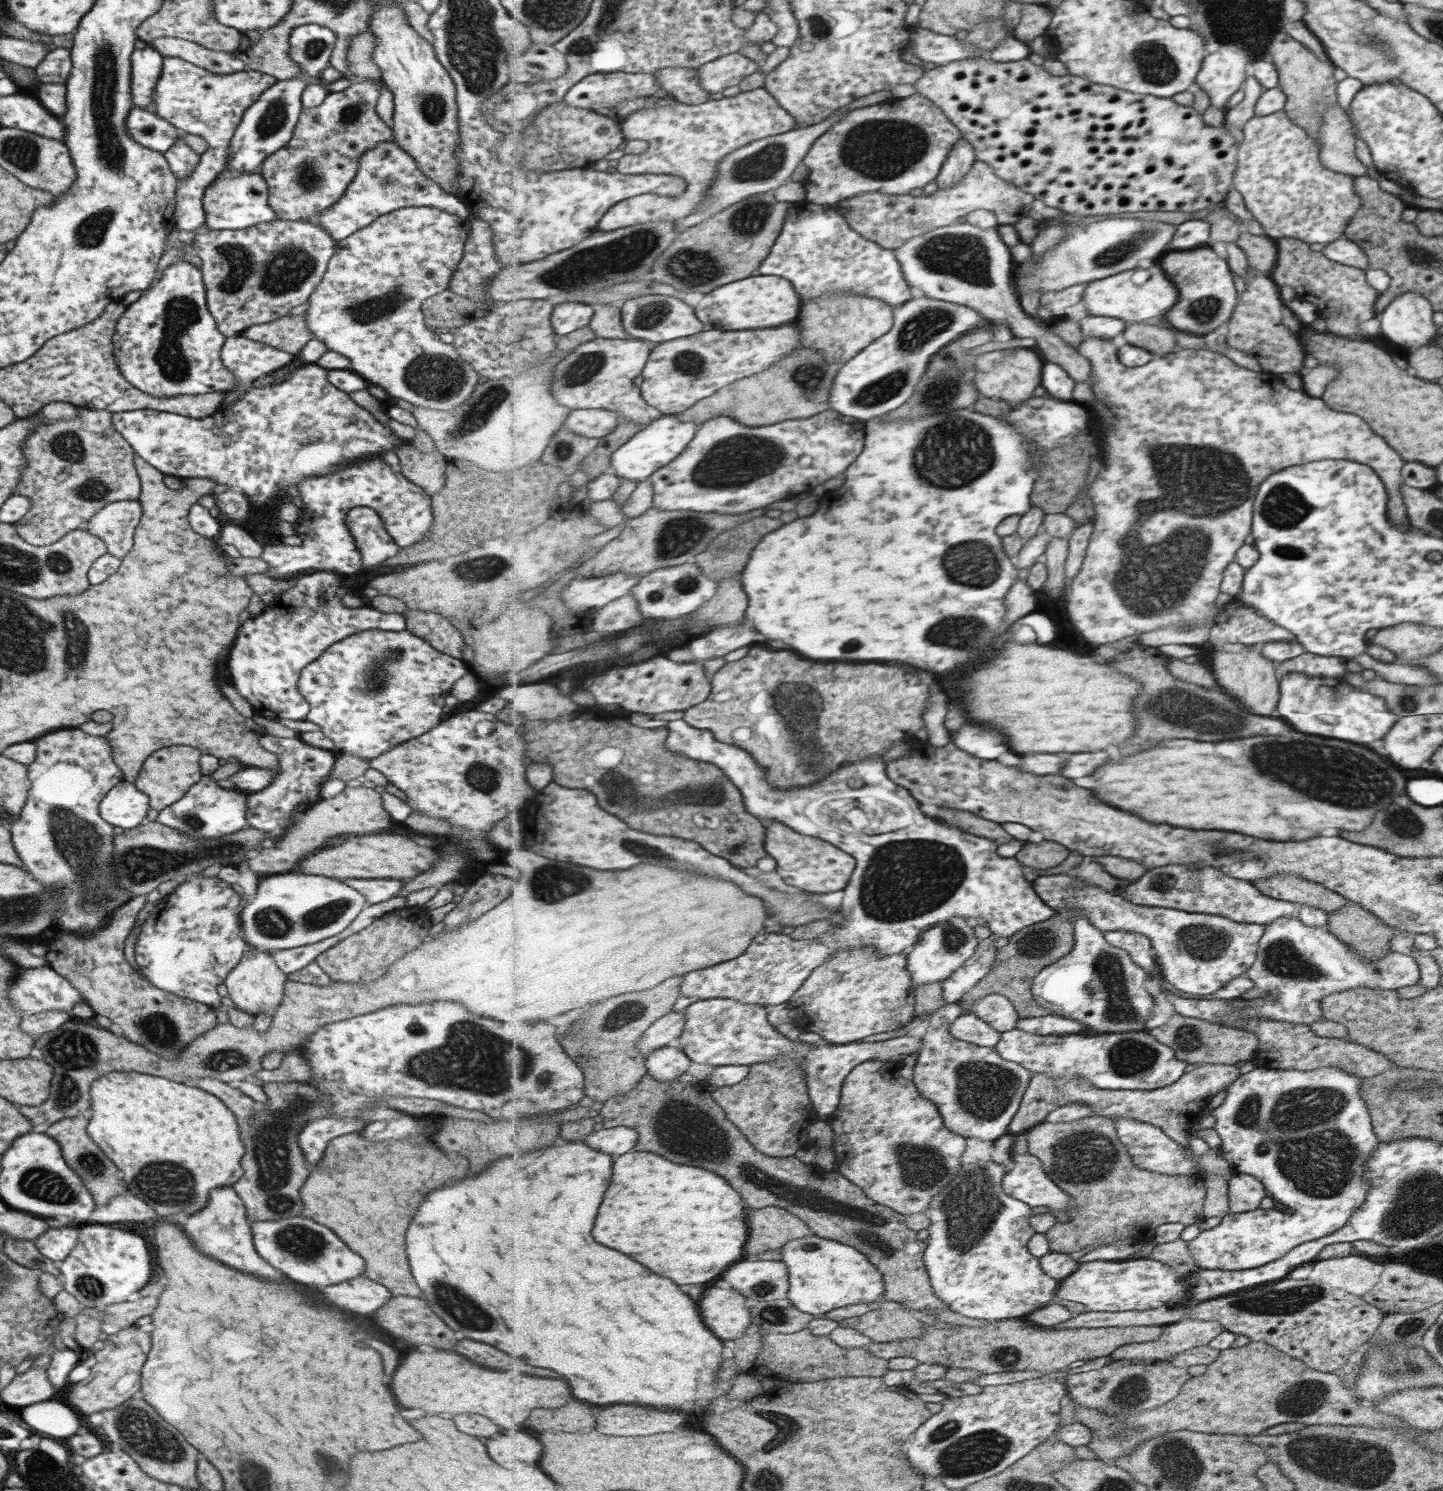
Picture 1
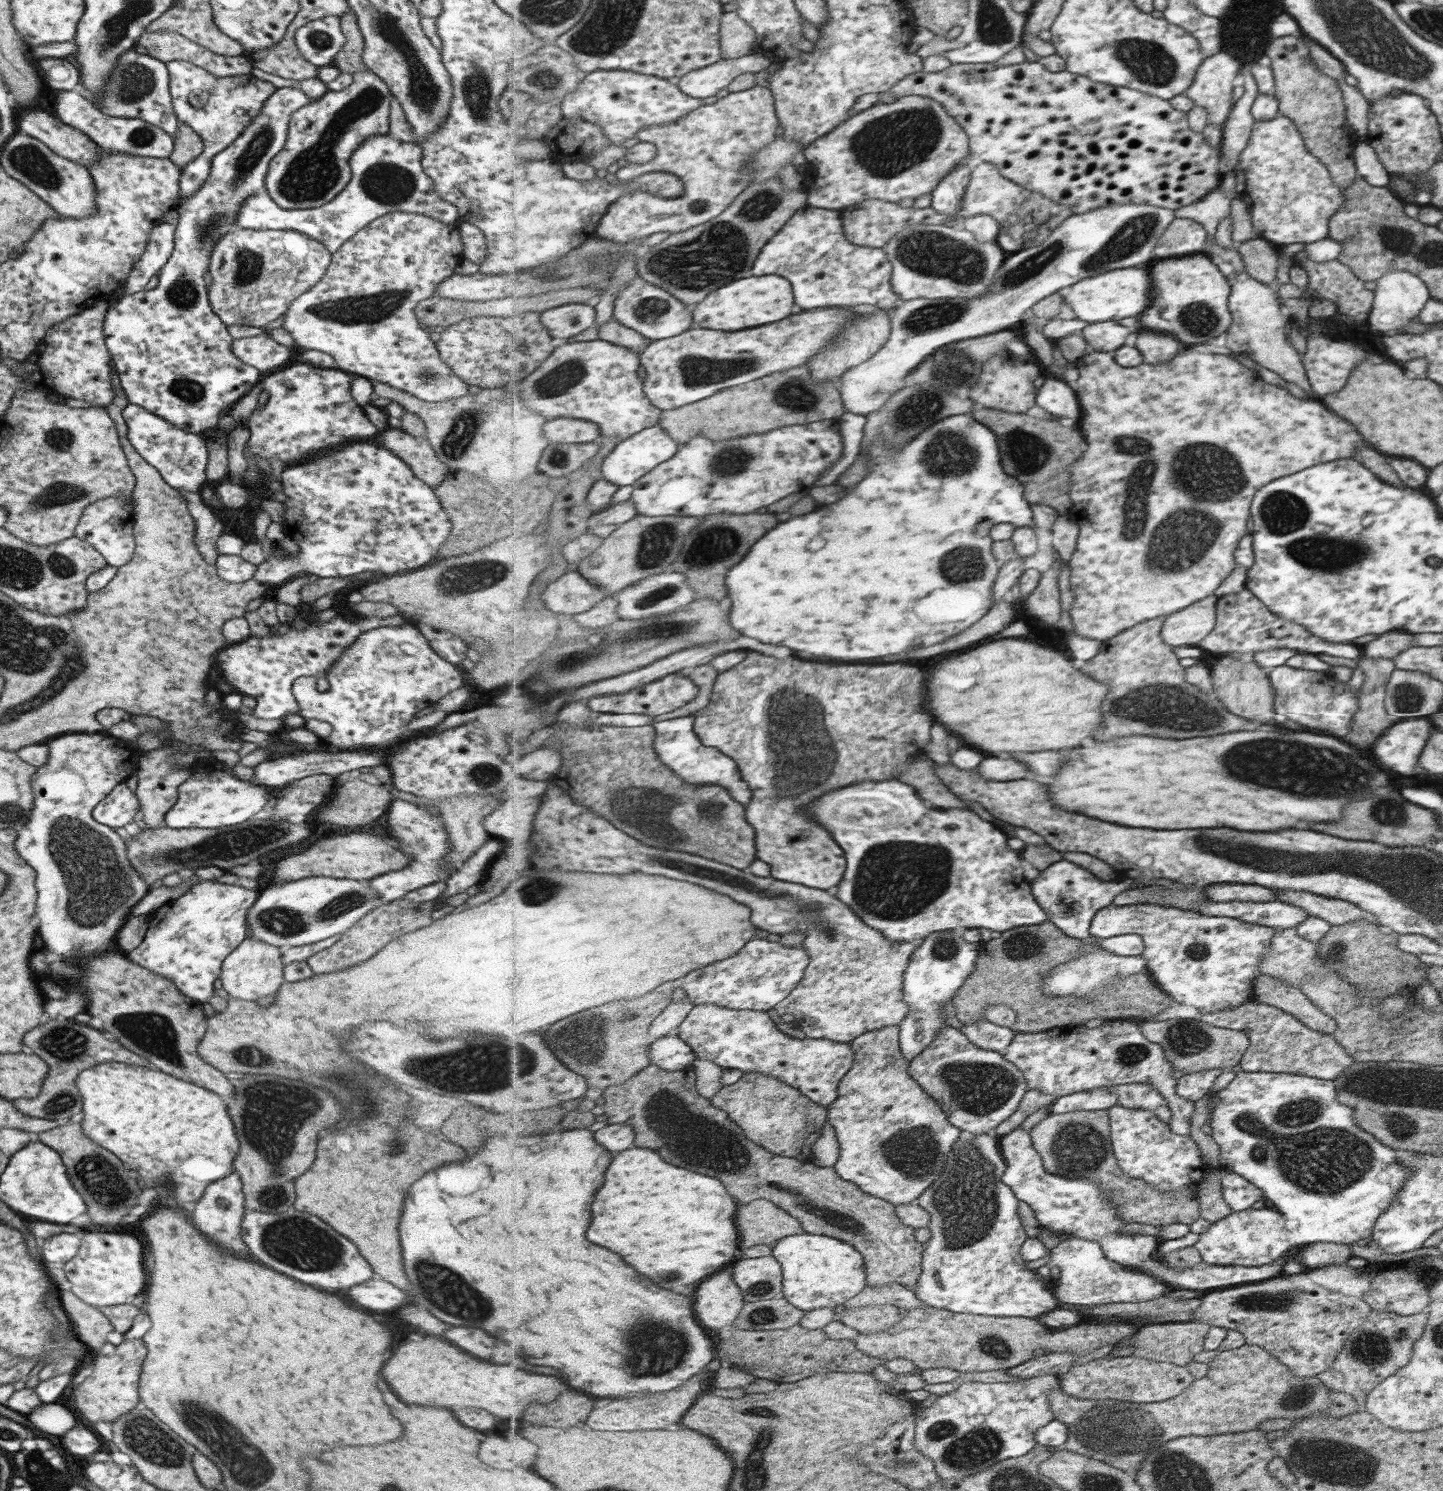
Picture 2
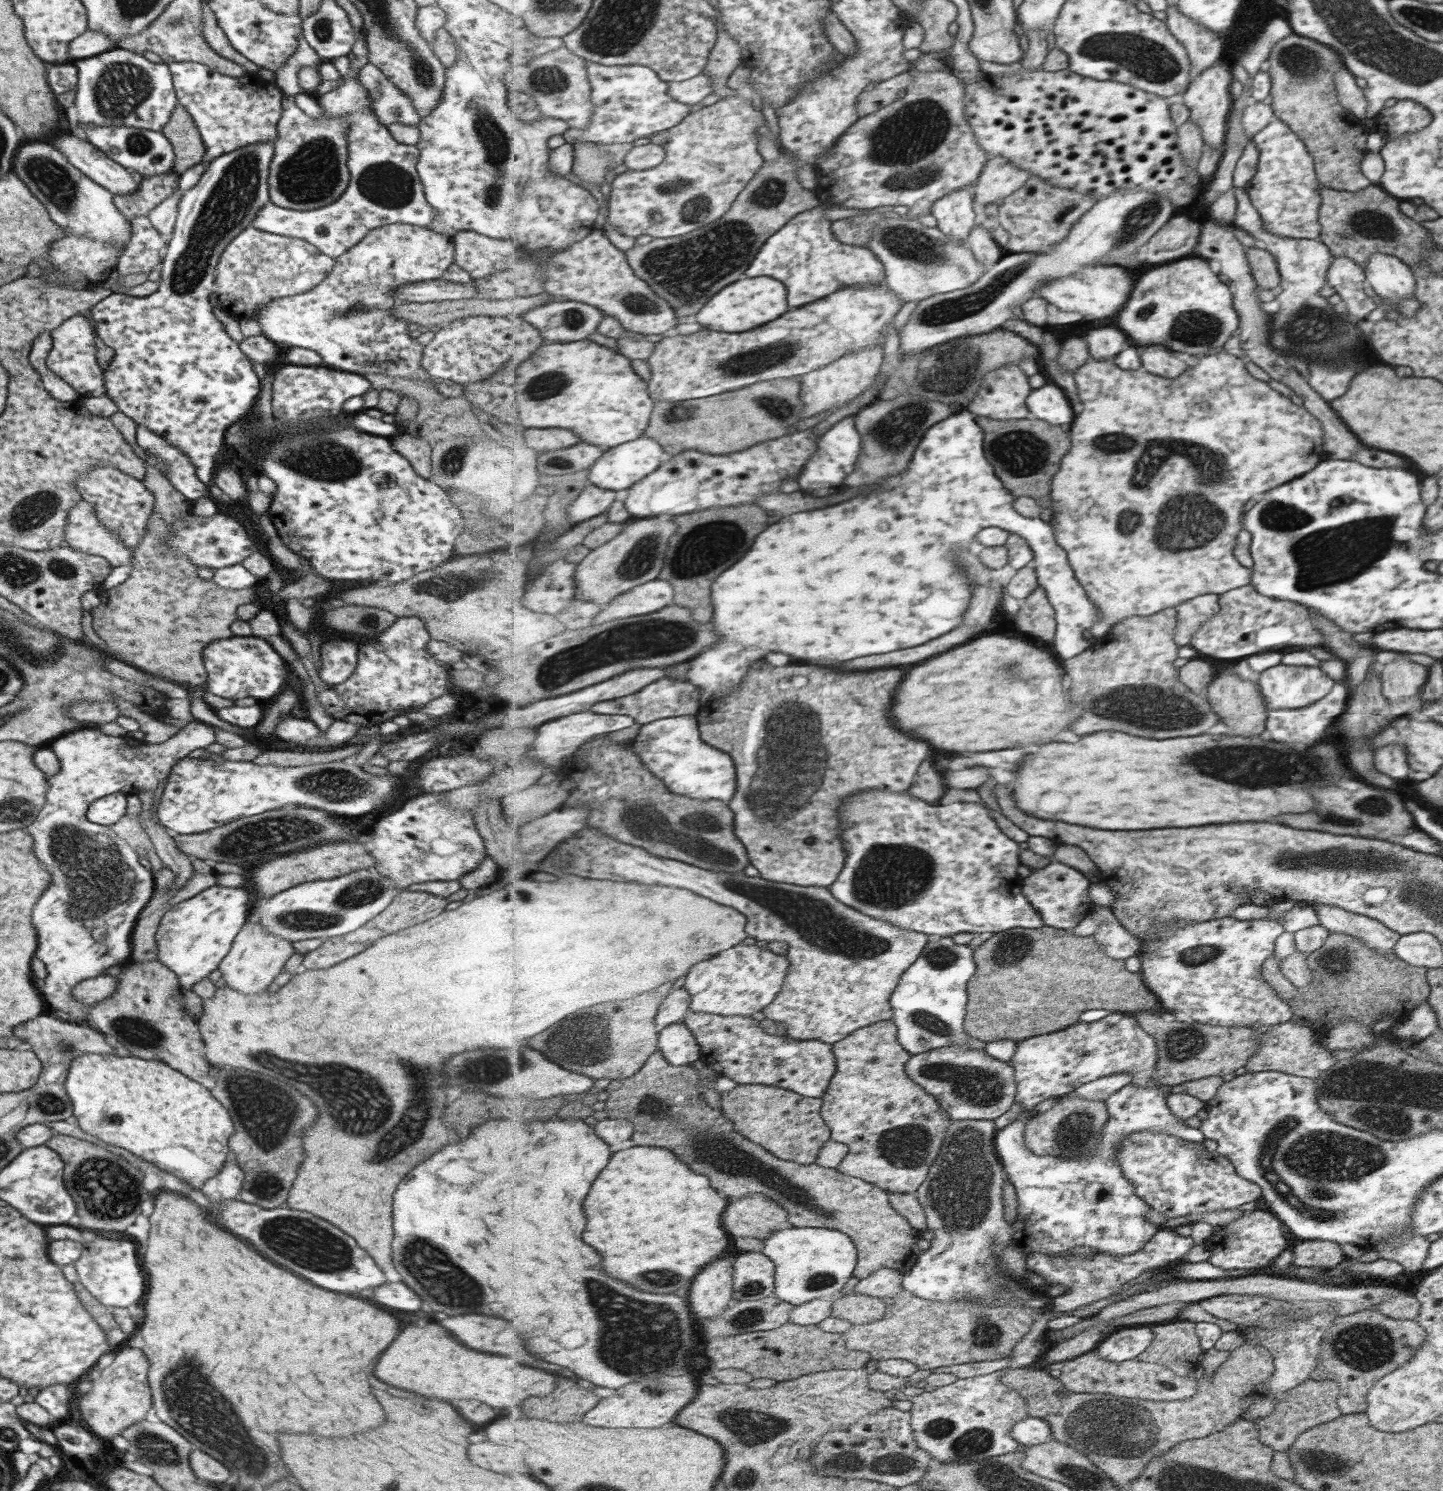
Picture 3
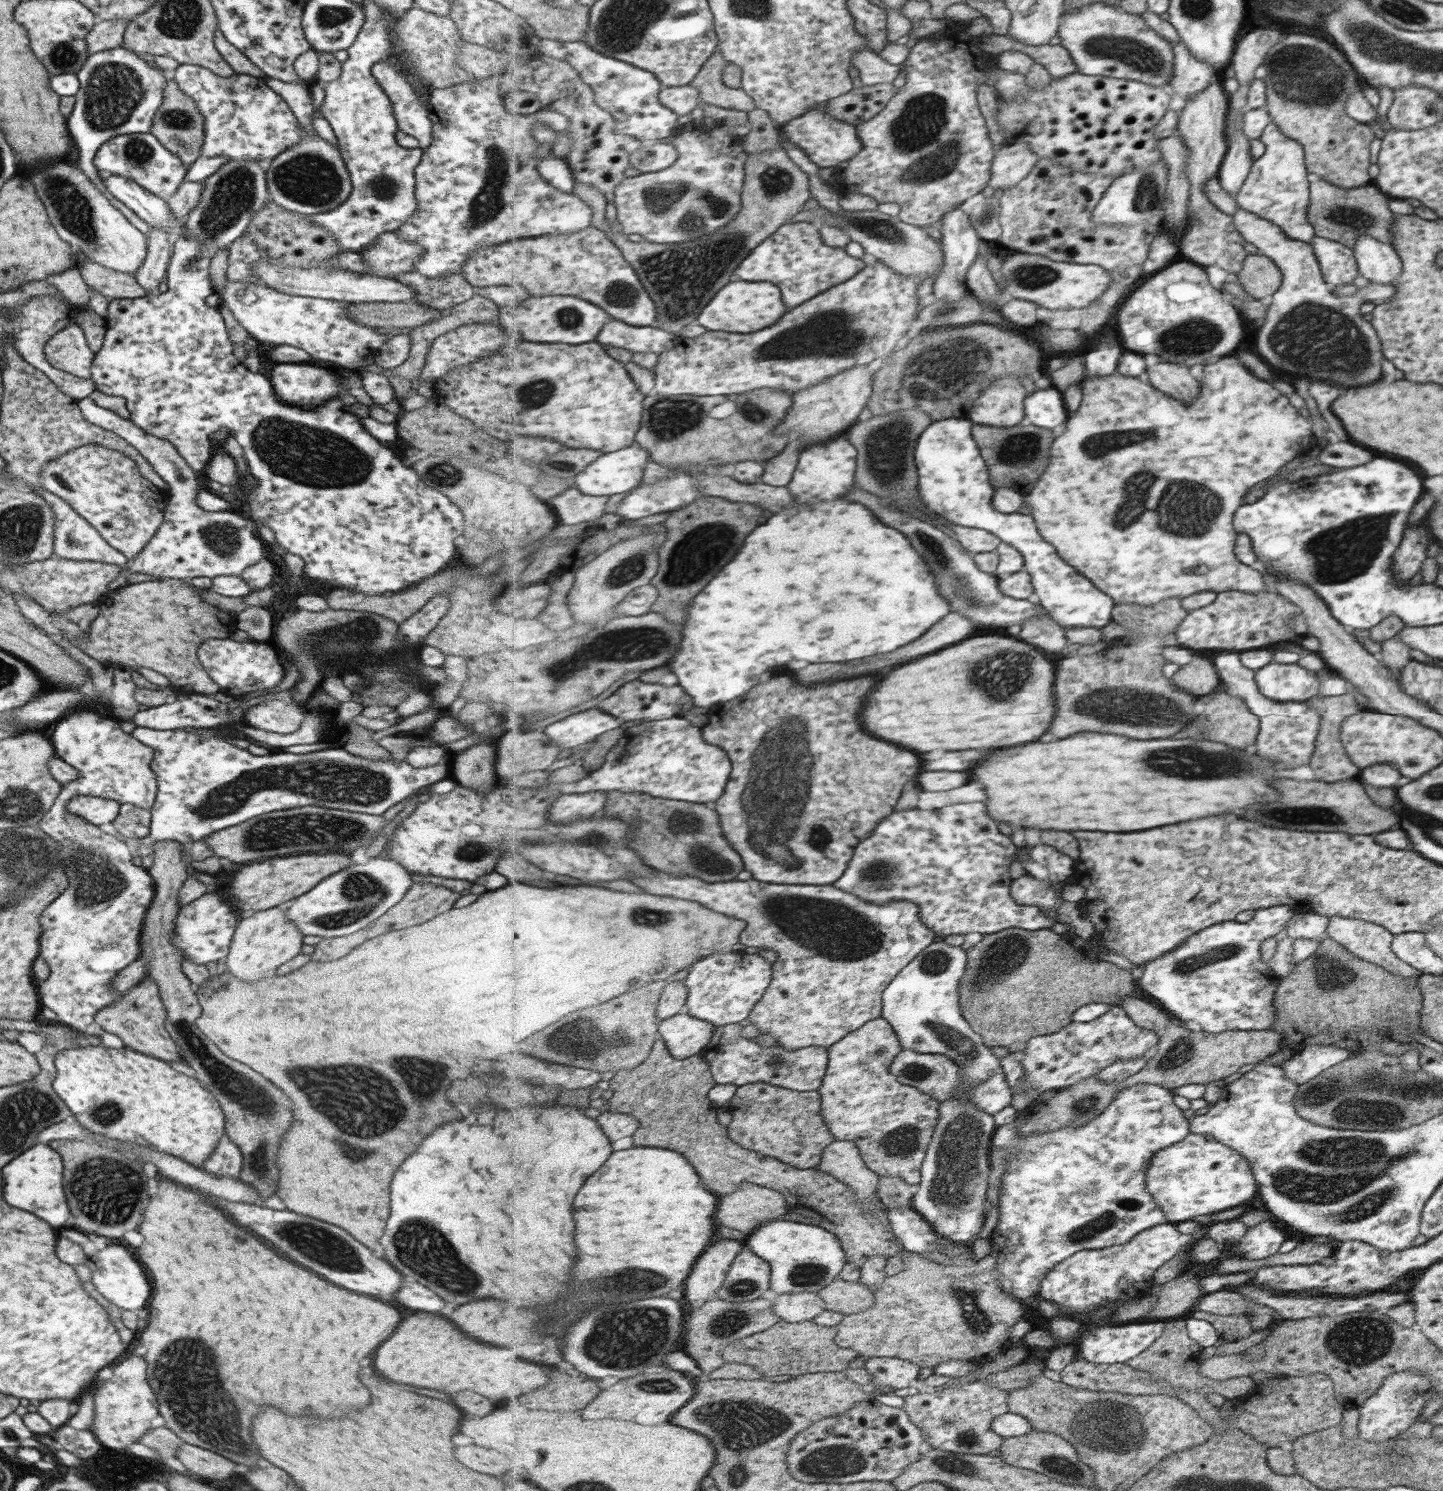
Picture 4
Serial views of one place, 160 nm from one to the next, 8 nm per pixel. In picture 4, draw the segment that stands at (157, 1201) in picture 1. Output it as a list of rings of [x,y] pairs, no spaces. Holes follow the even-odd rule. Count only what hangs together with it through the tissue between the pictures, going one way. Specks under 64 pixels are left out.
[[[96,1045],[79,1046],[58,1052],[54,1058],[54,1067],[56,1075],[52,1087],[55,1094],[70,1110],[71,1119],[95,1135],[171,1154],[197,1168],[202,1168],[202,1164],[224,1135],[225,1115],[215,1097],[197,1079],[177,1072],[165,1061],[135,1052],[125,1046],[115,1049]]]

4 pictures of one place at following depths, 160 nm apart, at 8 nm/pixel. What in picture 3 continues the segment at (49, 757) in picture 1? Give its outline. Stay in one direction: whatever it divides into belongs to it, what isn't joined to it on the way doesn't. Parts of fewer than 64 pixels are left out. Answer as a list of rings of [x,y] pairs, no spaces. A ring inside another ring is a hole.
[[[189,721],[182,723],[182,727],[161,744],[147,744],[127,734],[120,737],[109,736],[90,724],[59,736],[48,746],[57,757],[59,770],[47,778],[48,787],[43,806],[34,816],[33,822],[23,829],[31,835],[33,855],[49,873],[51,882],[33,905],[30,920],[37,932],[35,956],[46,968],[43,989],[39,992],[52,1010],[69,1014],[70,1022],[84,1024],[90,1008],[89,1004],[82,1004],[70,995],[73,986],[77,986],[83,979],[95,978],[110,966],[129,961],[130,936],[141,909],[151,898],[153,889],[151,873],[139,865],[135,851],[127,842],[111,831],[109,825],[101,828],[86,819],[88,806],[108,794],[137,795],[143,791],[153,791],[168,776],[175,762],[192,750],[203,748],[212,742],[214,735],[211,725]]]

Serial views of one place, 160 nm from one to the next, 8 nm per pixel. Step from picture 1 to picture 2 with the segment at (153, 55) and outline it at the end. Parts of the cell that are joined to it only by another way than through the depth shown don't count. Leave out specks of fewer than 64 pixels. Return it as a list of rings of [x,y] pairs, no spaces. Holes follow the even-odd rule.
[[[130,49],[117,57],[116,64],[108,72],[108,78],[104,83],[106,85],[102,88],[102,92],[93,96],[91,101],[95,108],[109,116],[140,118],[164,130],[169,136],[175,137],[179,122],[171,106],[168,70],[165,63]]]

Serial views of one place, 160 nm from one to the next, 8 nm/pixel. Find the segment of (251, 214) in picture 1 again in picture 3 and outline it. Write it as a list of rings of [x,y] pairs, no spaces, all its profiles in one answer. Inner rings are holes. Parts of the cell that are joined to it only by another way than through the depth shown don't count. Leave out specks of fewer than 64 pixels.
[[[365,38],[355,40],[346,55],[350,71],[342,83],[335,90],[315,97],[328,116],[345,115],[349,121],[345,135],[346,167],[350,176],[347,186],[336,201],[313,210],[289,210],[275,206],[268,200],[250,222],[257,230],[304,240],[333,259],[356,245],[372,228],[395,223],[423,227],[431,224],[436,214],[435,209],[425,200],[415,170],[418,148],[399,144],[391,138],[386,126],[379,124],[370,112],[372,100],[367,98],[365,89],[357,82],[357,71],[368,63]]]

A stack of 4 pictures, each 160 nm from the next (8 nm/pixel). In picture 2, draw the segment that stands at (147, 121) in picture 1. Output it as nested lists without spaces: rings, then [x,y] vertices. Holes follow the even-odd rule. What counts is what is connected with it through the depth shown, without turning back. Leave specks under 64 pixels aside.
[[[60,90],[52,93],[52,96],[56,118],[86,134],[101,149],[149,158],[168,158],[172,151],[173,137],[140,118],[123,118],[103,114],[91,102],[83,99],[74,91]]]

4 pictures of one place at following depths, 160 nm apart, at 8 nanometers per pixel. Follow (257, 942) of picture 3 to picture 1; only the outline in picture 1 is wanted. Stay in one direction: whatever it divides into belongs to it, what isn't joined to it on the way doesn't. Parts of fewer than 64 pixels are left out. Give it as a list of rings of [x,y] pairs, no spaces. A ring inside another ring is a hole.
[[[248,947],[241,962],[227,974],[222,983],[227,991],[226,996],[232,1000],[235,1008],[256,1015],[259,1012],[274,1012],[281,1002],[286,979],[287,975],[279,970],[268,951],[257,952],[257,949]]]

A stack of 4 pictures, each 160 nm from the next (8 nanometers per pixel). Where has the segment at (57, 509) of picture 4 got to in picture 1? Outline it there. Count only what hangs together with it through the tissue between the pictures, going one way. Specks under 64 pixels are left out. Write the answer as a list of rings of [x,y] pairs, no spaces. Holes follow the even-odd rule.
[[[137,499],[110,502],[89,518],[84,529],[105,543],[107,554],[121,560],[132,547],[132,536],[141,519],[139,505]]]

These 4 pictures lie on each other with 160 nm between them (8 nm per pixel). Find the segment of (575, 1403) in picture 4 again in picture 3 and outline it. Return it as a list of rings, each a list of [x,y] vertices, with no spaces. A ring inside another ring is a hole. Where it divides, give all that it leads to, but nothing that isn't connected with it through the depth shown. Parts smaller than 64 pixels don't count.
[[[560,1379],[553,1394],[525,1400],[523,1408],[529,1418],[548,1422],[578,1422],[599,1404],[599,1398],[570,1380]]]

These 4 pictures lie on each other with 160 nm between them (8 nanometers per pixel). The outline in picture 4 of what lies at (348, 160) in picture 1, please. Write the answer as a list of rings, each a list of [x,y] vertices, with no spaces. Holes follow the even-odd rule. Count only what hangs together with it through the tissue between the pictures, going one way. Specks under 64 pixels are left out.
[[[381,60],[371,65],[373,80],[389,99],[396,127],[419,143],[419,150],[429,146],[431,121],[412,86],[398,73],[392,63]],[[300,125],[298,141],[292,147],[282,150],[276,157],[273,157],[268,168],[264,174],[266,191],[271,196],[272,202],[285,210],[291,210],[307,216],[329,212],[329,210],[339,206],[350,194],[350,177],[338,147],[333,143],[324,141],[317,133],[304,131]]]

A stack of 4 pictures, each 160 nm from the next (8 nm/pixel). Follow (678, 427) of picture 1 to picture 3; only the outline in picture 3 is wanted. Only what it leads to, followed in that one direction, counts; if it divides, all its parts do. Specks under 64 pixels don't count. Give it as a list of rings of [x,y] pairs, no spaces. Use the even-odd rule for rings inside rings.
[[[643,434],[638,440],[611,447],[605,451],[604,455],[590,469],[588,479],[593,485],[607,490],[630,489],[636,482],[648,477],[651,473],[655,473],[660,468],[662,465],[661,456],[667,451],[667,448],[664,448],[655,438],[647,438]]]

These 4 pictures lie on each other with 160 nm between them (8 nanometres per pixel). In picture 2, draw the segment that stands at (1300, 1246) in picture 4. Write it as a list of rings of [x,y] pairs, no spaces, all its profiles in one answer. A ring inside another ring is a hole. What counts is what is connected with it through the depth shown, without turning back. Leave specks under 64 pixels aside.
[[[1313,1242],[1303,1245],[1297,1254],[1297,1261],[1305,1269],[1338,1265],[1351,1257],[1350,1245],[1332,1242]]]

